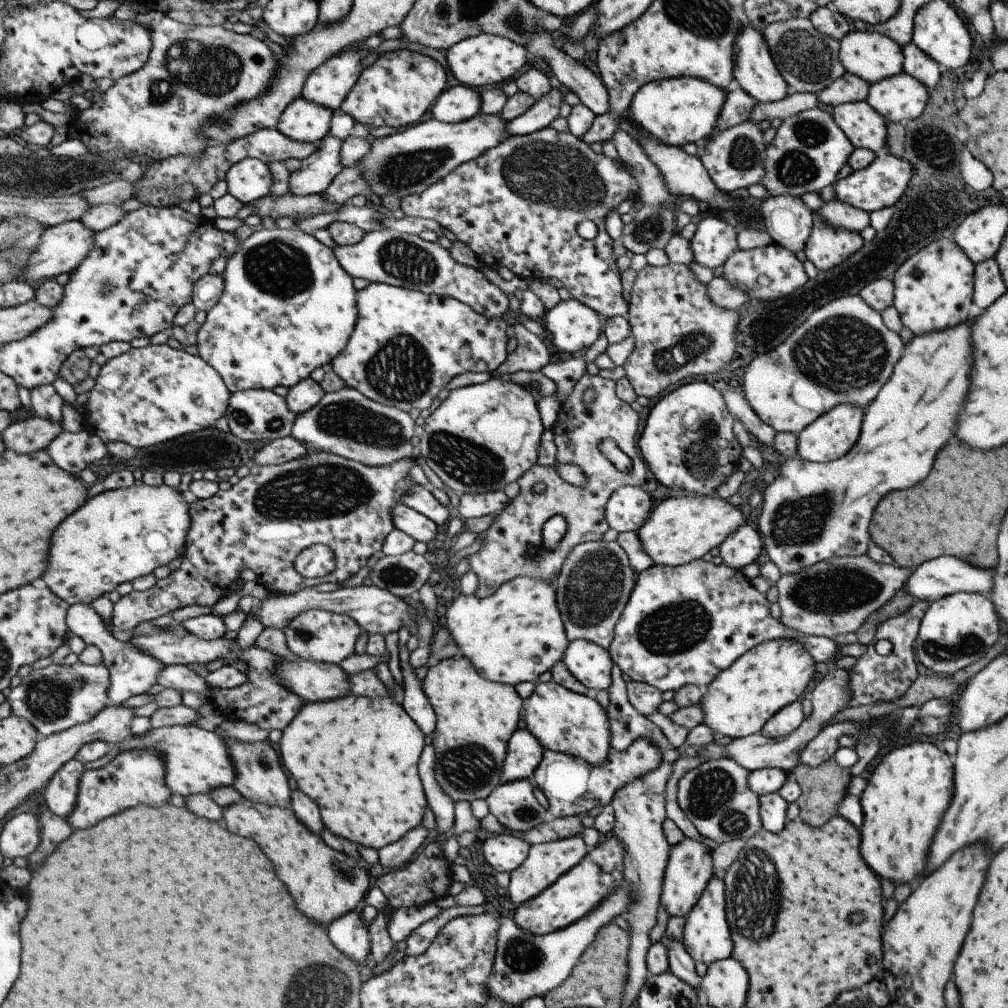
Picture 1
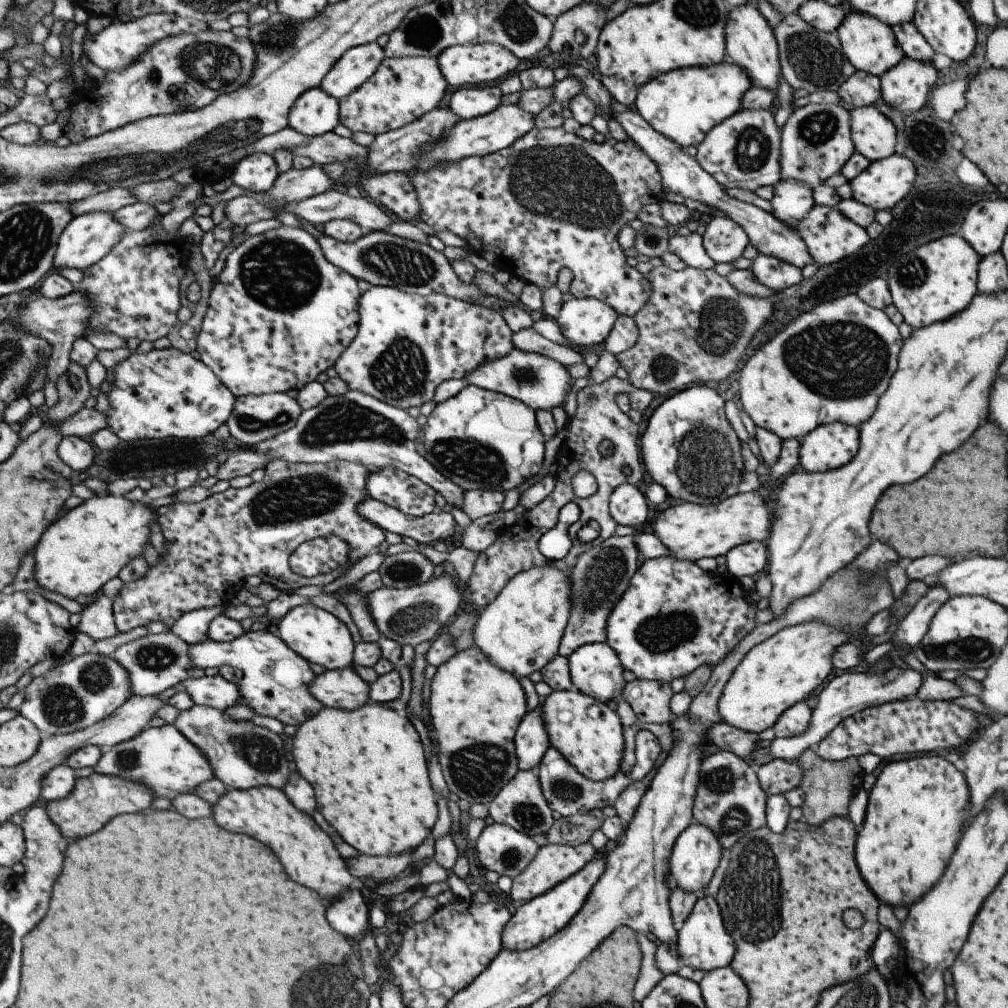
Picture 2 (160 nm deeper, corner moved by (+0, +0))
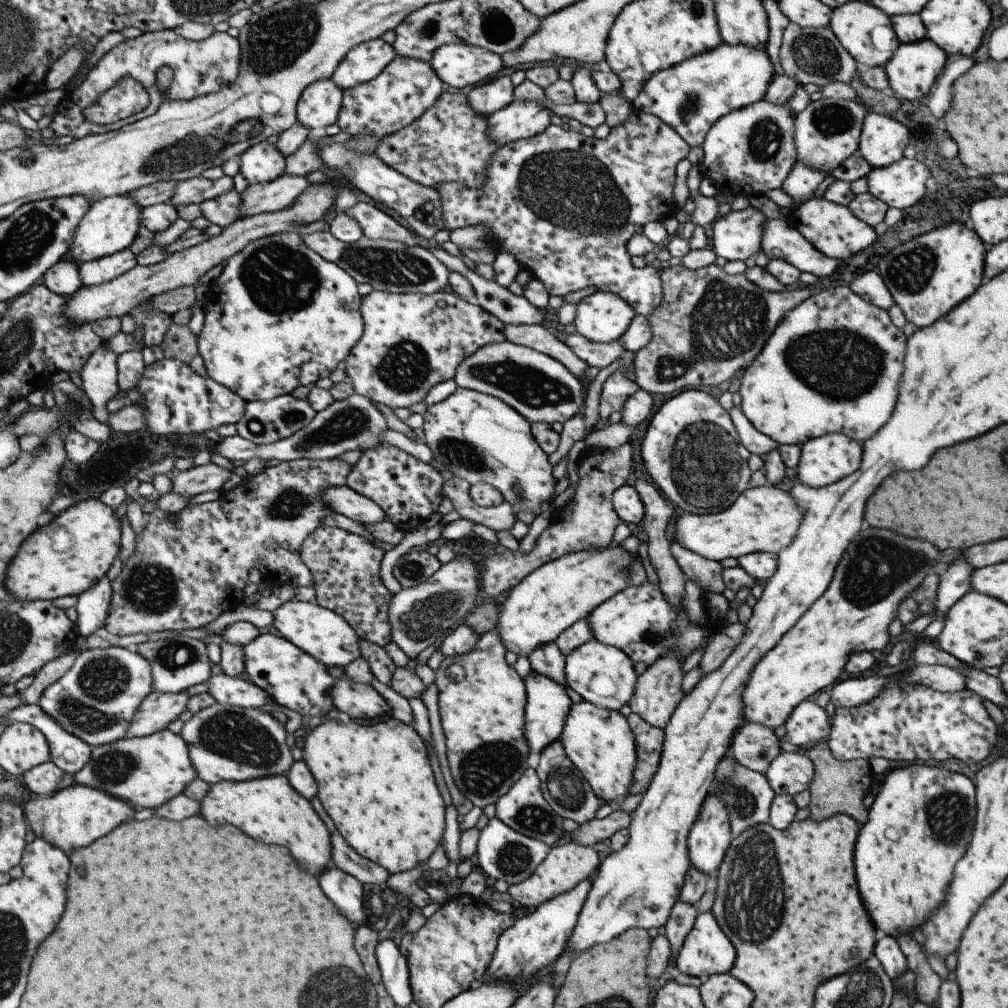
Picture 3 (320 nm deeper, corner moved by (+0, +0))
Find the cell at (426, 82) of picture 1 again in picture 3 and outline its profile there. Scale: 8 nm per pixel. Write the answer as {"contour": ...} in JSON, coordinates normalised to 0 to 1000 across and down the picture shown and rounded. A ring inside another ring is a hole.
{"contour":[[[396,54],[366,81],[355,83],[354,85],[340,89],[341,97],[337,107],[336,117],[333,119],[338,130],[342,130],[348,136],[350,134],[372,134],[381,136],[394,131],[407,121],[410,121],[431,99],[441,89],[441,84],[434,77],[426,63],[418,62],[414,59],[405,59]]]}

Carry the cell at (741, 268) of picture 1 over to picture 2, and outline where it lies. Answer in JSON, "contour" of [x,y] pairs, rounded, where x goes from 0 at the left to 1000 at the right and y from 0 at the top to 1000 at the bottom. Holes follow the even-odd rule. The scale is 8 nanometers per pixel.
{"contour":[[[753,252],[746,258],[743,268],[750,279],[767,287],[768,290],[779,288],[796,277],[795,269],[791,265],[769,255]]]}

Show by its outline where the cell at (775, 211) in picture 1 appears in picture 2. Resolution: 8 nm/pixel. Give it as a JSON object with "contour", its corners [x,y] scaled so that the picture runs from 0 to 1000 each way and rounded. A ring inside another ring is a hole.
{"contour":[[[774,178],[767,187],[768,191],[763,198],[766,213],[788,227],[795,215],[808,203],[806,187],[801,182],[787,178]]]}

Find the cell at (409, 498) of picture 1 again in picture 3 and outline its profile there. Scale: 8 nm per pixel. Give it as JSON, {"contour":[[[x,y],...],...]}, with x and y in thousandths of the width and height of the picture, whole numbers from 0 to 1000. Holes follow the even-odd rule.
{"contour":[[[376,439],[370,444],[359,446],[356,455],[347,464],[342,473],[344,484],[350,485],[350,488],[369,496],[382,509],[381,516],[388,518],[400,528],[420,523],[424,514],[430,508],[433,508],[434,501],[439,494],[438,483],[442,472],[438,466],[430,460],[420,459],[400,446],[384,439]]]}

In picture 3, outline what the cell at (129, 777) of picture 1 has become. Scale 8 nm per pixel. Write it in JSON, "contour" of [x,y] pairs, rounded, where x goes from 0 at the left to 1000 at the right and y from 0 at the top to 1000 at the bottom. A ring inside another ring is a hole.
{"contour":[[[70,778],[52,789],[43,789],[42,792],[30,791],[24,801],[35,829],[48,833],[64,845],[84,841],[104,827],[112,825],[124,813],[134,812],[134,804],[123,794],[101,784],[76,778]]]}

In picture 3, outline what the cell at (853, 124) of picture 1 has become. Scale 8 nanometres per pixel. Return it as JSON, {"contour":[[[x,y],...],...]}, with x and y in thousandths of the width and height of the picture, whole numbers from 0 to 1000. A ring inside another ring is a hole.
{"contour":[[[861,110],[851,137],[850,152],[864,168],[881,166],[896,157],[902,131],[886,116]]]}

